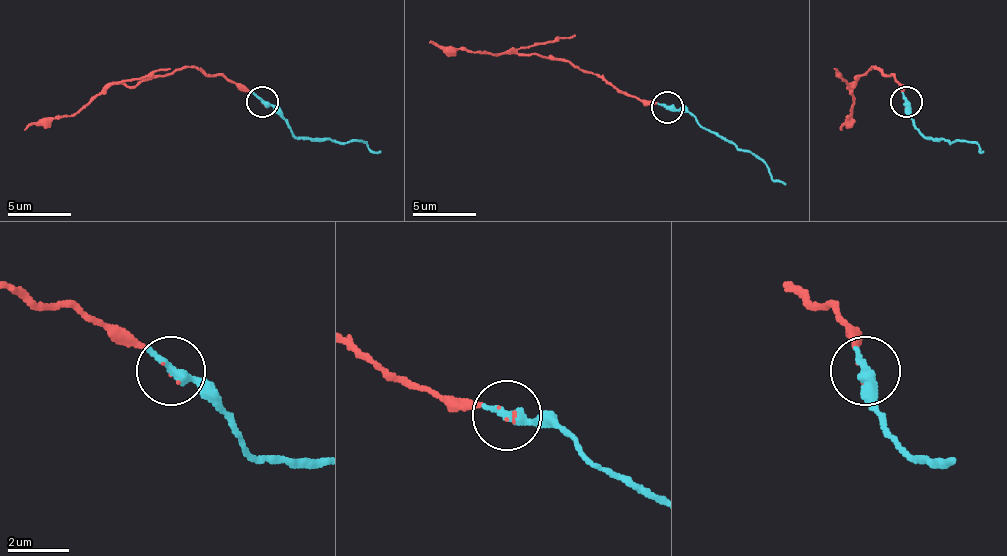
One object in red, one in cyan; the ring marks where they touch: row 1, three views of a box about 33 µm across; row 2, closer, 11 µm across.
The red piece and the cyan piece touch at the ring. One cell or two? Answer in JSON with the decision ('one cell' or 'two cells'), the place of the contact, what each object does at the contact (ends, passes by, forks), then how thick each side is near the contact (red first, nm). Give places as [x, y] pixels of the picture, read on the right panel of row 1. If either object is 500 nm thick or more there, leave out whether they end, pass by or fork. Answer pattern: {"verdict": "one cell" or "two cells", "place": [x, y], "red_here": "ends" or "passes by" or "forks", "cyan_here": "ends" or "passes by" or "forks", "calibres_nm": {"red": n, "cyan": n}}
{"verdict": "one cell", "place": [906, 102], "red_here": "ends", "cyan_here": "ends", "calibres_nm": {"red": 50, "cyan": 380}}

